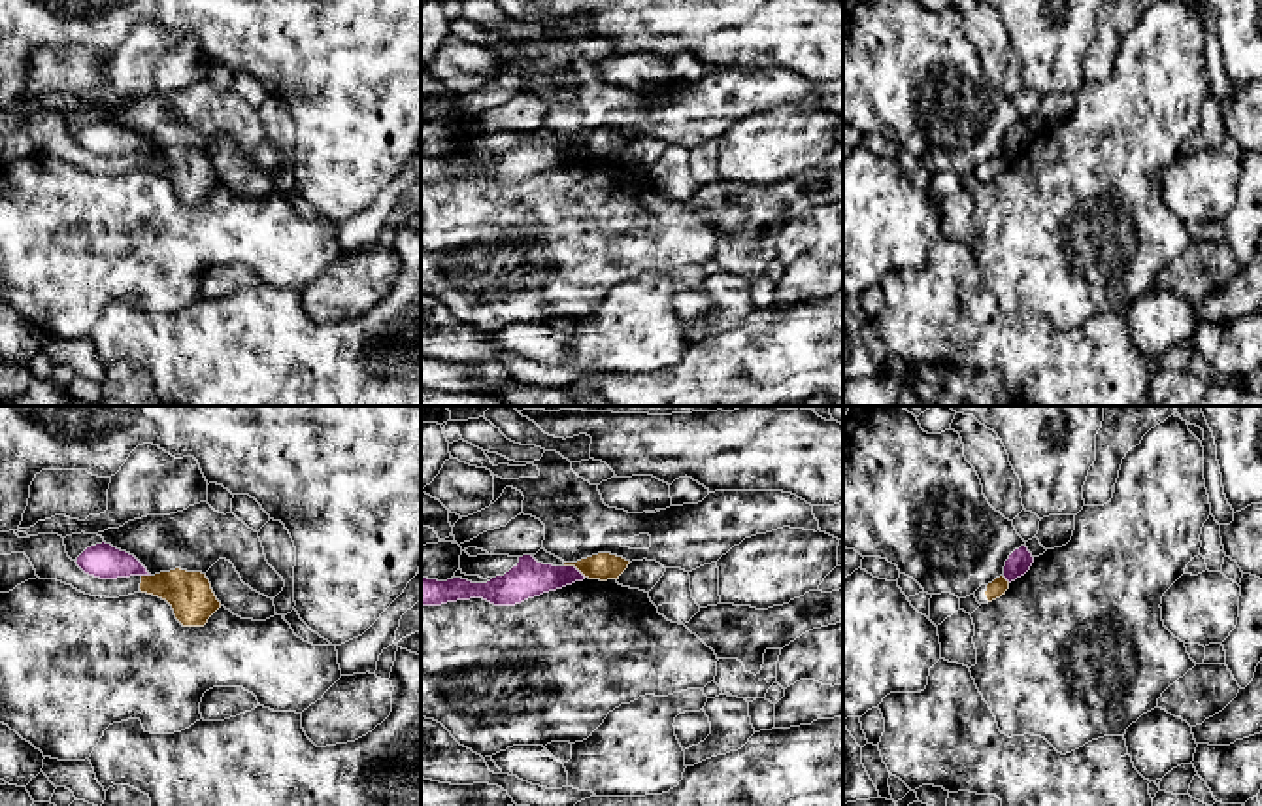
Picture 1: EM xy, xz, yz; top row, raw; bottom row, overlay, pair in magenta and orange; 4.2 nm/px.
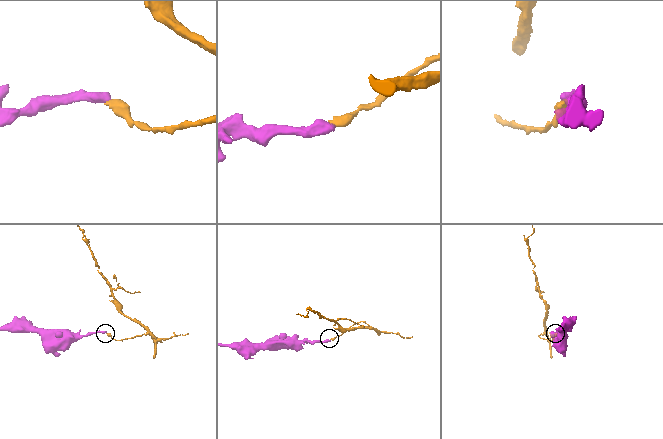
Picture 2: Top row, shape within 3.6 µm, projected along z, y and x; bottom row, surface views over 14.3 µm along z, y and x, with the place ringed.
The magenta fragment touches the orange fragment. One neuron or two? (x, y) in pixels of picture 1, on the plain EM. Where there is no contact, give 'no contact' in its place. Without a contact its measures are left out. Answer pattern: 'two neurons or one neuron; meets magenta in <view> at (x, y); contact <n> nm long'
two neurons; meets magenta in xz at (574, 144); contact 110 nm long

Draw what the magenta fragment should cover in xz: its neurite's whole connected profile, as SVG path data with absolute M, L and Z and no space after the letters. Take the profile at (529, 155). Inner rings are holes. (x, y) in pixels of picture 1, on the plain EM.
M523 132L509 149L487 160L472 160L462 155L447 159L421 155L421 183L441 183L470 176L483 176L494 183L515 183L583 157L585 153L575 143L543 142L532 132Z

